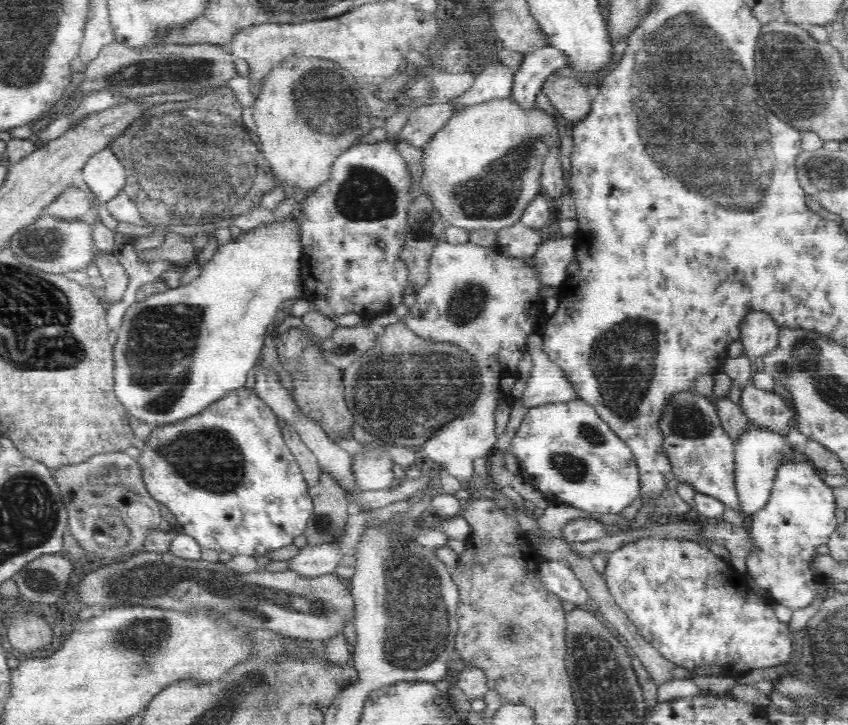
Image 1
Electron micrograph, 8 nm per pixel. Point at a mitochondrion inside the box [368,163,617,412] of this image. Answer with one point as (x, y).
(466, 304)

